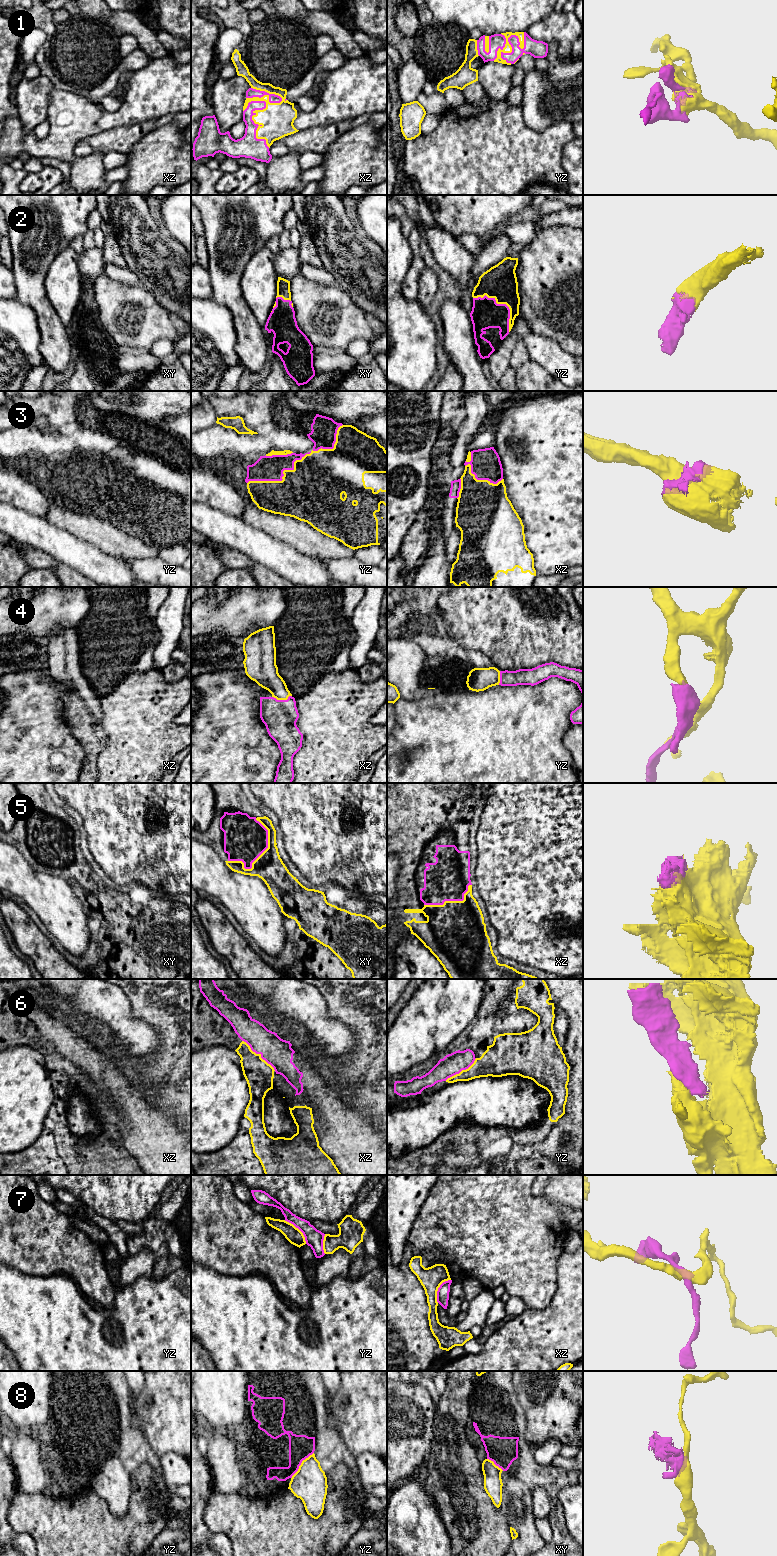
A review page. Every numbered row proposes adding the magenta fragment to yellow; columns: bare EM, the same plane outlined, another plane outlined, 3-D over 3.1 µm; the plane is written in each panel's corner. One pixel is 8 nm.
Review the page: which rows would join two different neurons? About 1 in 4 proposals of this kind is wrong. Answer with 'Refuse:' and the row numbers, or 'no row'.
Refuse: 6, 7, 8

